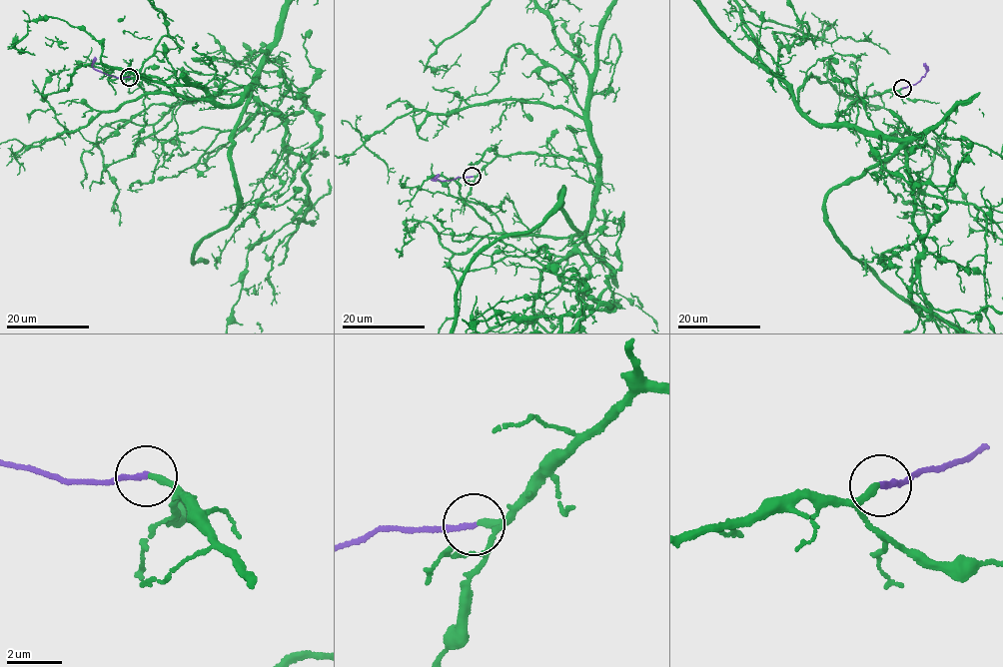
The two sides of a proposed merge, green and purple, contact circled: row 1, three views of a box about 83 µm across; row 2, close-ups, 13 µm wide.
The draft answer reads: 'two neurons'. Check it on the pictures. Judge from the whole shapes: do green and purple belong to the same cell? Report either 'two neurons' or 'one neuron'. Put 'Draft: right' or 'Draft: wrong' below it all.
two neurons
Draft: right

